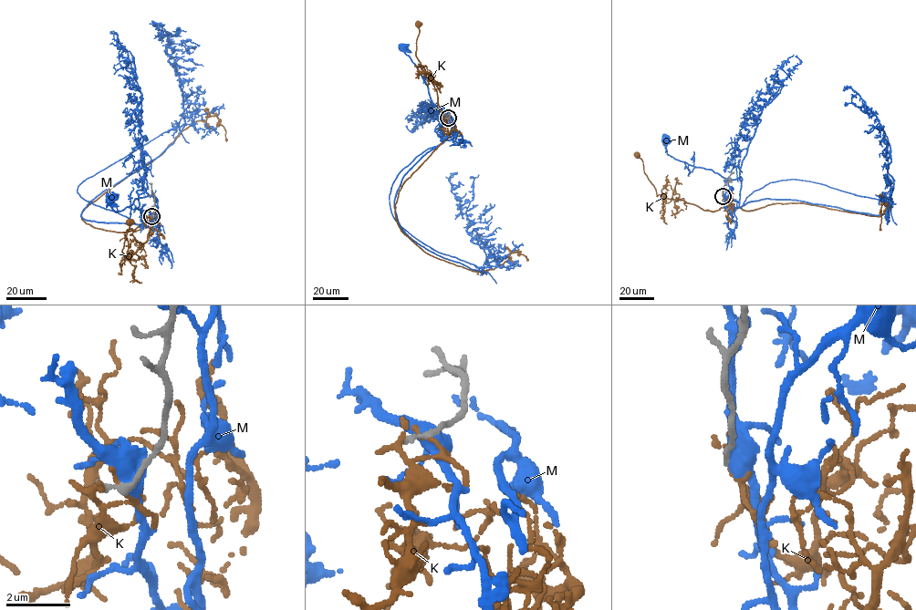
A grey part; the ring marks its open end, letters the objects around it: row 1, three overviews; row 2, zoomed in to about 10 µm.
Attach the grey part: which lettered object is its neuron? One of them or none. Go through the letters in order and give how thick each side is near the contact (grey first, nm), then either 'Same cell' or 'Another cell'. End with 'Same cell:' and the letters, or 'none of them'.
K: Thickness 200 nm (grey) against 80 nm. Another cell
M: Thickness 200 nm (grey) against 440 nm. Another cell
Same cell: none of them

